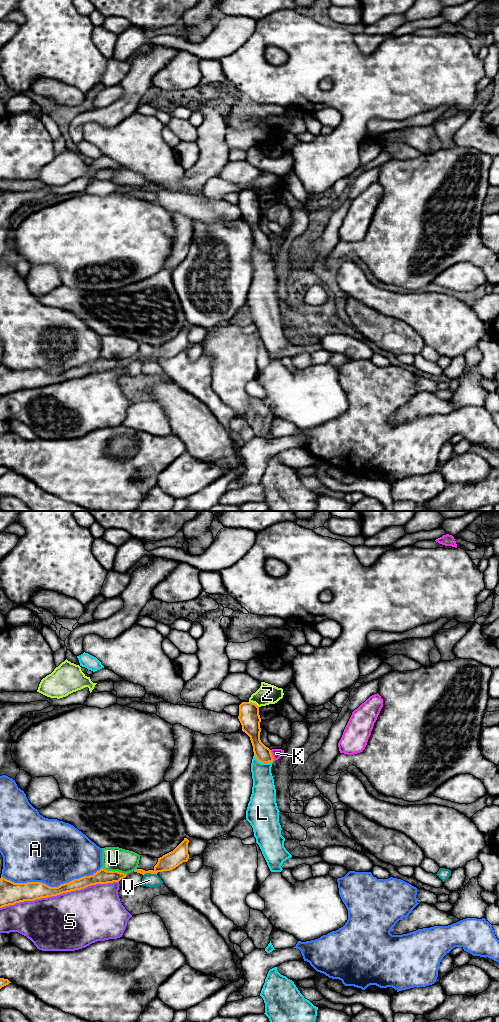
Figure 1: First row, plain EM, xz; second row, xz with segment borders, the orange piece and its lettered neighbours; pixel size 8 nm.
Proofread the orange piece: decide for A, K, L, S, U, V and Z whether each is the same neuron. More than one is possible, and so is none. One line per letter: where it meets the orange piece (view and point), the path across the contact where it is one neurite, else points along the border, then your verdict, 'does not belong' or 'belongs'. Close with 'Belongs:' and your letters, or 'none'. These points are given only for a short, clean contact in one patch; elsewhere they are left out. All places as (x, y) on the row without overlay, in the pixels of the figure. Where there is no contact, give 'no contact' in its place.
A: xz (51, 375) | does not belong
K: xz (271, 243) | does not belong
L: xz (262, 250) | along xz (254, 242), (261, 250), (272, 250) | does not belong
S: xz (59, 382) | does not belong
U: xz (114, 359) | does not belong
V: xz (149, 360) | does not belong
Z: xz (254, 191) | along xz (249, 189), (258, 195) | does not belong
Belongs: none

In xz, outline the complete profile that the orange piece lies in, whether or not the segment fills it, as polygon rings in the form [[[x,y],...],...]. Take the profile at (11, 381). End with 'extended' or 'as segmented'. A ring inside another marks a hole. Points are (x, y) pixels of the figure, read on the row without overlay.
[[[101,356],[90,364],[74,367],[58,375],[50,375],[42,370],[14,371],[0,366],[0,396],[24,389],[57,384],[63,381],[81,378],[91,373],[119,370],[127,362],[118,359],[107,359]]]; as segmented

